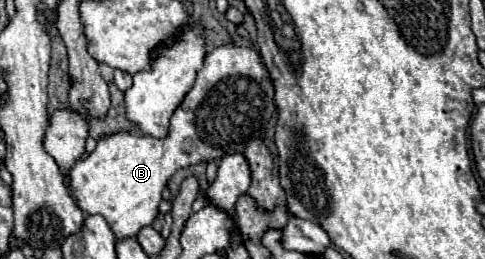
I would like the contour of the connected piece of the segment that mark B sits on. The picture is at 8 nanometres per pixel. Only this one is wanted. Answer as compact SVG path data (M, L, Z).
M224 43L216 47L212 53L206 55L202 69L198 71L194 87L188 91L186 99L174 111L170 121L170 131L164 139L154 139L150 135L108 135L100 139L96 149L84 159L78 161L68 177L66 187L70 195L78 203L78 207L88 215L102 215L110 229L114 231L116 239L134 237L142 227L150 225L158 215L158 205L162 201L162 189L166 187L168 179L182 167L218 161L224 155L242 153L246 145L254 139L264 137L266 125L274 113L274 85L272 79L262 63L262 57L256 49L238 47L234 43Z

